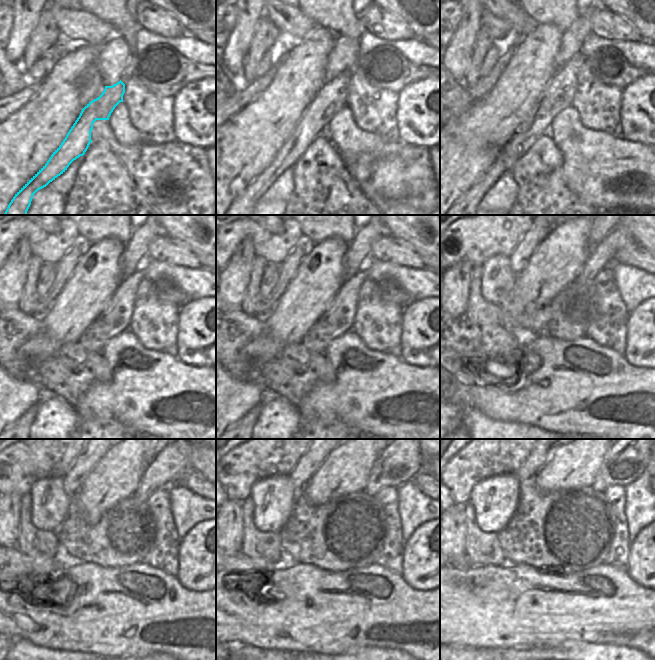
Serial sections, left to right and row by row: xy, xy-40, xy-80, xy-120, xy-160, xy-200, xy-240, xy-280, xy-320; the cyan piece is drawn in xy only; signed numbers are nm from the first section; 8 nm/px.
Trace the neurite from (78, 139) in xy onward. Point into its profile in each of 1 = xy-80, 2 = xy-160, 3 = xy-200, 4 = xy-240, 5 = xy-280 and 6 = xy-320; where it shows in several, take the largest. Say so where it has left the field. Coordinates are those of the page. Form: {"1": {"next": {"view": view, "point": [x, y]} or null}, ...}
{"1": {"next": {"view": "xy-80", "point": [558, 95]}}, "2": {"next": {"view": "xy-160", "point": [339, 318]}}, "3": {"next": {"view": "xy-200", "point": [602, 255]}}, "4": {"next": {"view": "xy-240", "point": [167, 468]}}, "5": {"next": {"view": "xy-280", "point": [401, 460]}}, "6": {"next": {"view": "xy-320", "point": [626, 460]}}}

